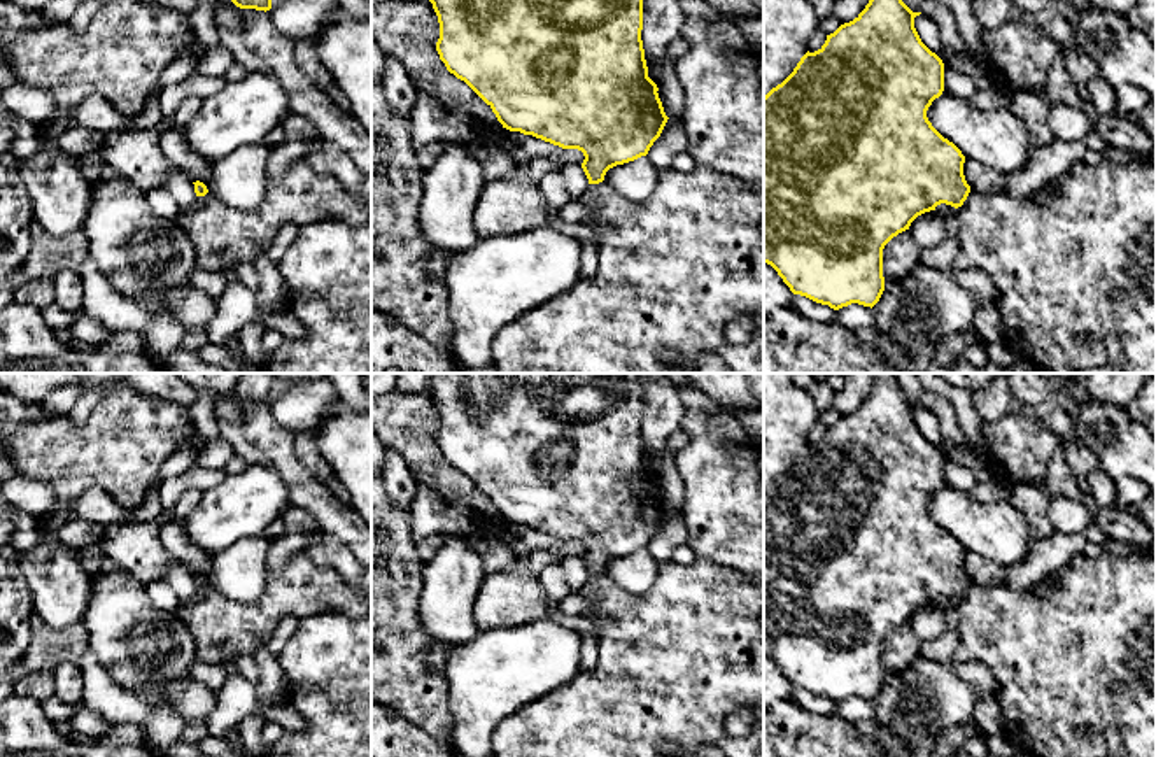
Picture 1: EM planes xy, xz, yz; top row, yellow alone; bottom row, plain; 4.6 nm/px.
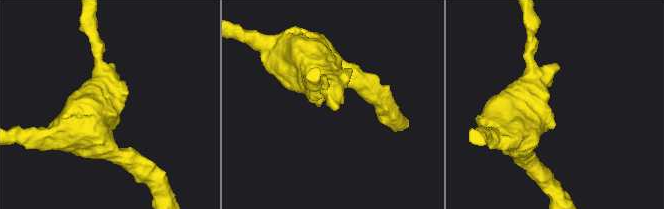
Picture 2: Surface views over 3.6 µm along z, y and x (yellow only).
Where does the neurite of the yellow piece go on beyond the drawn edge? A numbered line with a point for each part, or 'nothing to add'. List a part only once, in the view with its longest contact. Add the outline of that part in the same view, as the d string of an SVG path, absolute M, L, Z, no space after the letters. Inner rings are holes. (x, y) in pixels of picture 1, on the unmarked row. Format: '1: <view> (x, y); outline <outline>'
nothing to add

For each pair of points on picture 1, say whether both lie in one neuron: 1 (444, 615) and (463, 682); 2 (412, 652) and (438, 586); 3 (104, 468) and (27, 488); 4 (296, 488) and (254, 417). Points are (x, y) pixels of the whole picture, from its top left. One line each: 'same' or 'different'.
1: different
2: different
3: different
4: same

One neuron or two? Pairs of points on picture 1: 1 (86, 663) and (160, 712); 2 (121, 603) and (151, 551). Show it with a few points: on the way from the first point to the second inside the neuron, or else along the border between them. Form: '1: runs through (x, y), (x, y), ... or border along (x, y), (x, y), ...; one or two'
1: runs through (100, 682), (126, 708), (140, 710); one
2: border along (128, 572), (146, 586); two

